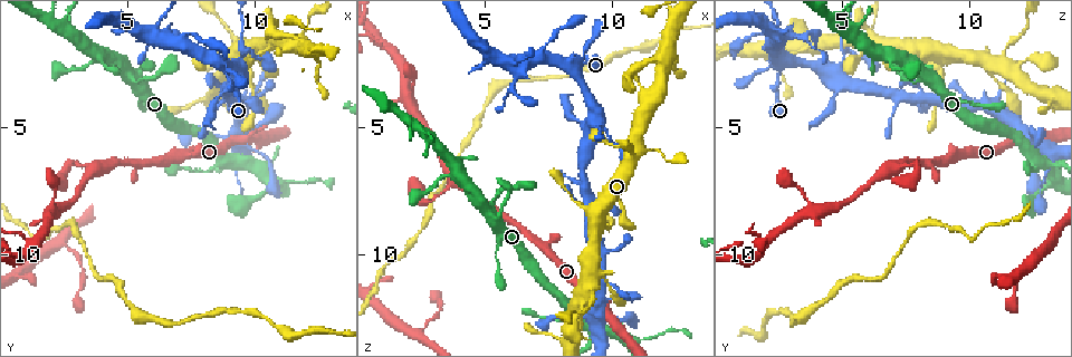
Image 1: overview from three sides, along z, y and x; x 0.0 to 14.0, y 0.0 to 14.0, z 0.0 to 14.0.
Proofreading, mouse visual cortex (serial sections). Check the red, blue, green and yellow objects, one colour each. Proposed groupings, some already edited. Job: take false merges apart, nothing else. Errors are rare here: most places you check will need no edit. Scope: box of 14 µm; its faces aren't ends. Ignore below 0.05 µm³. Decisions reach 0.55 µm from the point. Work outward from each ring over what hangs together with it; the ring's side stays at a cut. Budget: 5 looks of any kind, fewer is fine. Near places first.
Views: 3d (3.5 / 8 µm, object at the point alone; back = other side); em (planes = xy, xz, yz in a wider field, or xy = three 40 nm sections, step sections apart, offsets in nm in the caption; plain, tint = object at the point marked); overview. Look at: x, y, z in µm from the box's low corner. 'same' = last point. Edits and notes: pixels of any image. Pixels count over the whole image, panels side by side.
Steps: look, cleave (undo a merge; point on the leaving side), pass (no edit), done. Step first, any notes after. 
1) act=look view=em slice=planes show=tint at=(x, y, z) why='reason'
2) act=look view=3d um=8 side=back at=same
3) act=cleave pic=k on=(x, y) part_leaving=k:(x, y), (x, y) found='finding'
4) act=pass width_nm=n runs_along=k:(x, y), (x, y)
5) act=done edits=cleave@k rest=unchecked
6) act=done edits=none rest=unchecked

act=look view=em slice=planes show=tint at=(9.5, 2.3, 8.7) why='a narrow waist'

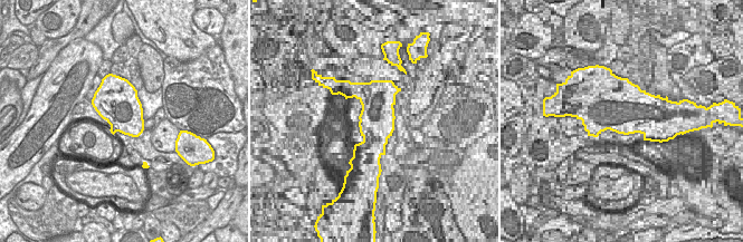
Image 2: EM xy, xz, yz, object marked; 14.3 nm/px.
act=look view=3d um=3.5 at=same

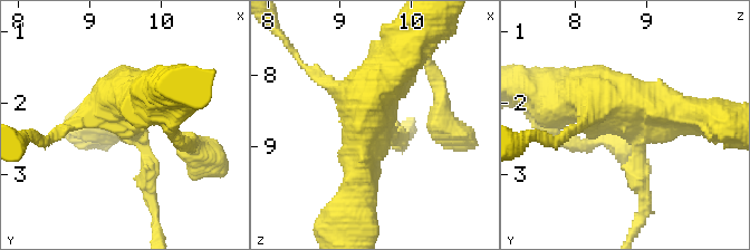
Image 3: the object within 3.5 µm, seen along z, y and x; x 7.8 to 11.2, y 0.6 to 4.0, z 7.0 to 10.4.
act=pass width_nm=600 runs_along=3:(401, 56), (366, 98), (359, 193) found='all the same cell'

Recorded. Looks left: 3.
act=look view=3d um=8 side=back at=(9.5, 2.1, 5.1)

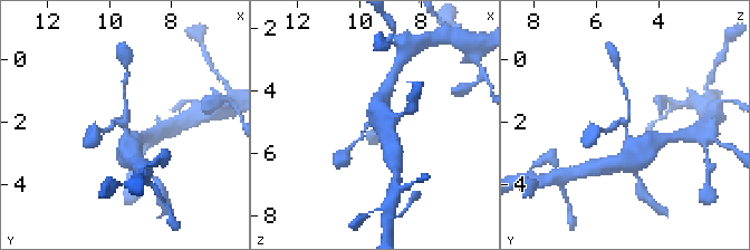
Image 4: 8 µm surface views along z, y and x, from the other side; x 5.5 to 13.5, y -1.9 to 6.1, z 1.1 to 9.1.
act=look view=3d um=3.5 side=back at=(9.5, 2.1, 5.1) why='closer look'

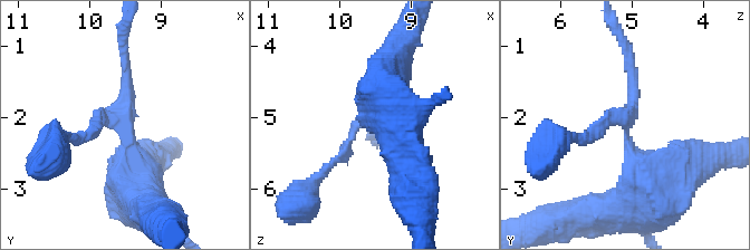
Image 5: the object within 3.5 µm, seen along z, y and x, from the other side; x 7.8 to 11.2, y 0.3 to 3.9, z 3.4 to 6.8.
act=look view=em slice=xy step=2 show=tint at=(9.50, 2.05, 5.05) arms=3 arm_widths_nm=150,150,600 why='need the tissue'

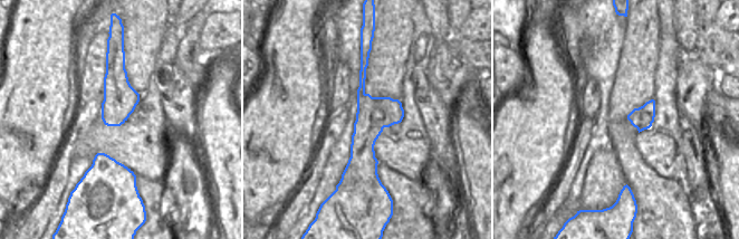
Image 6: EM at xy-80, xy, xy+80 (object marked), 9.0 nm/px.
act=pass width_nm=320 runs_along=5:(386, 85), (332, 164) found='one cell here'

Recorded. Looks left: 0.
act=done edits=none rest=unchecked

